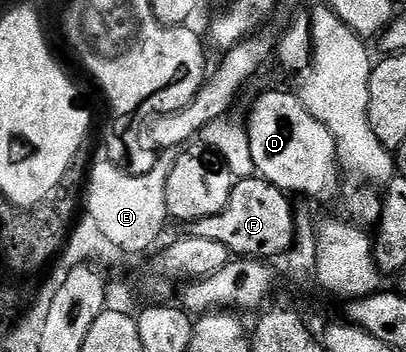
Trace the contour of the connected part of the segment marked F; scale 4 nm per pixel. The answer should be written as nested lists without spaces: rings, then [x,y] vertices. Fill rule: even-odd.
[[[258,175],[238,179],[233,185],[227,206],[219,210],[219,214],[211,214],[211,218],[196,221],[192,225],[191,235],[220,242],[229,248],[234,257],[269,262],[272,256],[284,257],[293,245],[293,204],[286,193]]]

